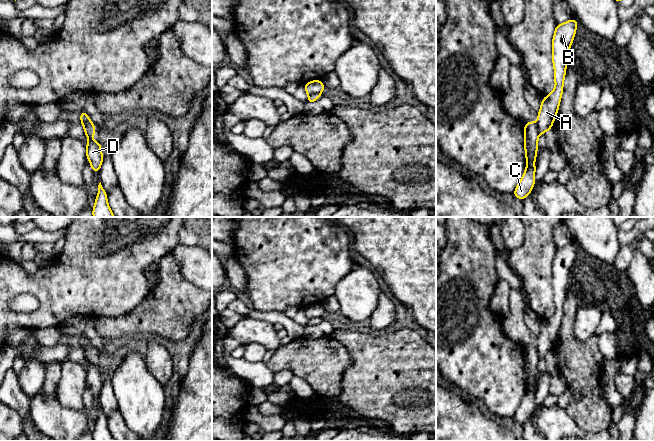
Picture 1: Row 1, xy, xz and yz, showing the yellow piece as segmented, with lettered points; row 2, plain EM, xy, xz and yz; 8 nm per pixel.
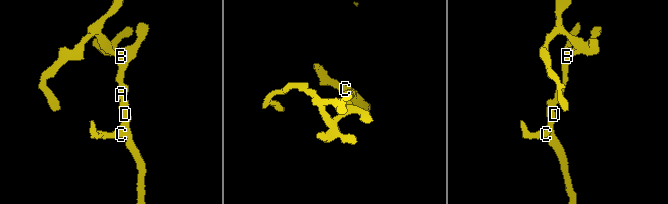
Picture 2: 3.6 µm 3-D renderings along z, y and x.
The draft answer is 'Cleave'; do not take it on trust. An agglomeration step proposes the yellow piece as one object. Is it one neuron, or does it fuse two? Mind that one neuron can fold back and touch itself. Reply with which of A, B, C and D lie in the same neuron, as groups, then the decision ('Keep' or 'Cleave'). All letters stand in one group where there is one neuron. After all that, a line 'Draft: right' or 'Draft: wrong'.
Groups: A B / C D. Cleave
Draft: right

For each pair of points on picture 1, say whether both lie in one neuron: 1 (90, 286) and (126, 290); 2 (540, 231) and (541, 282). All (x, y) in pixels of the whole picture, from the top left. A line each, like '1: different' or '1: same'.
1: same
2: same

